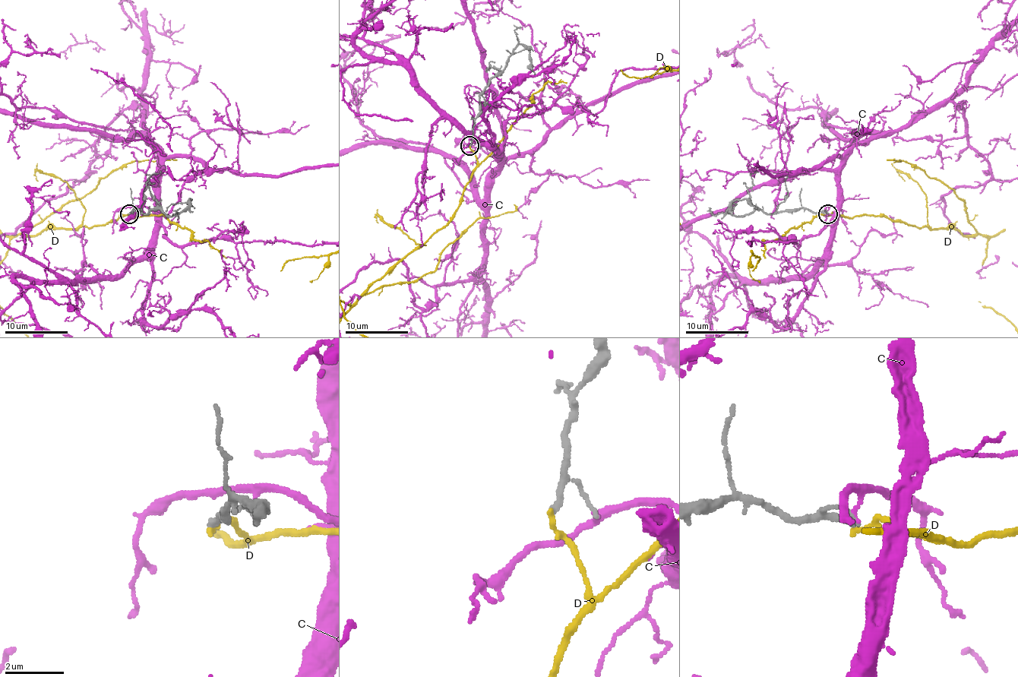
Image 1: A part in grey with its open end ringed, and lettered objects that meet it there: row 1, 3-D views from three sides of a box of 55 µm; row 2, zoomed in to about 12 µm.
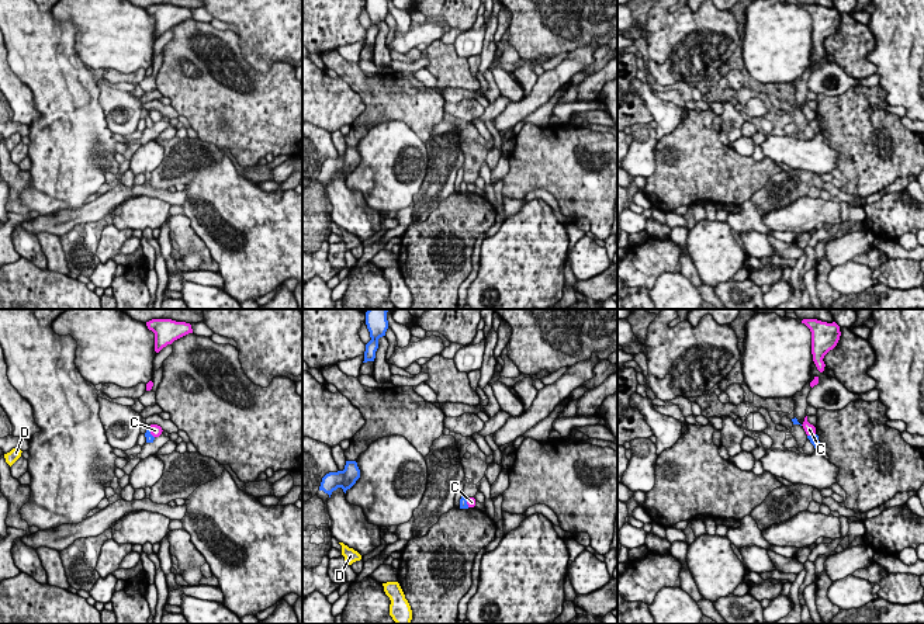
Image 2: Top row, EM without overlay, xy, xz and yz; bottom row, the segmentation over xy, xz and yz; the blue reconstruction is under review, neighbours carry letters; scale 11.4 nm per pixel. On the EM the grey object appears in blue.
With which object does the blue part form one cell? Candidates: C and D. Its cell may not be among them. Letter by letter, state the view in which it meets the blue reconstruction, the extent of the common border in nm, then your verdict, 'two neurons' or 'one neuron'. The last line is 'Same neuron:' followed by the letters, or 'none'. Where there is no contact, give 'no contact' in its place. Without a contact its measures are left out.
C: xy | 160 nm | two neurons
D: no contact | two neurons
Same neuron: none

